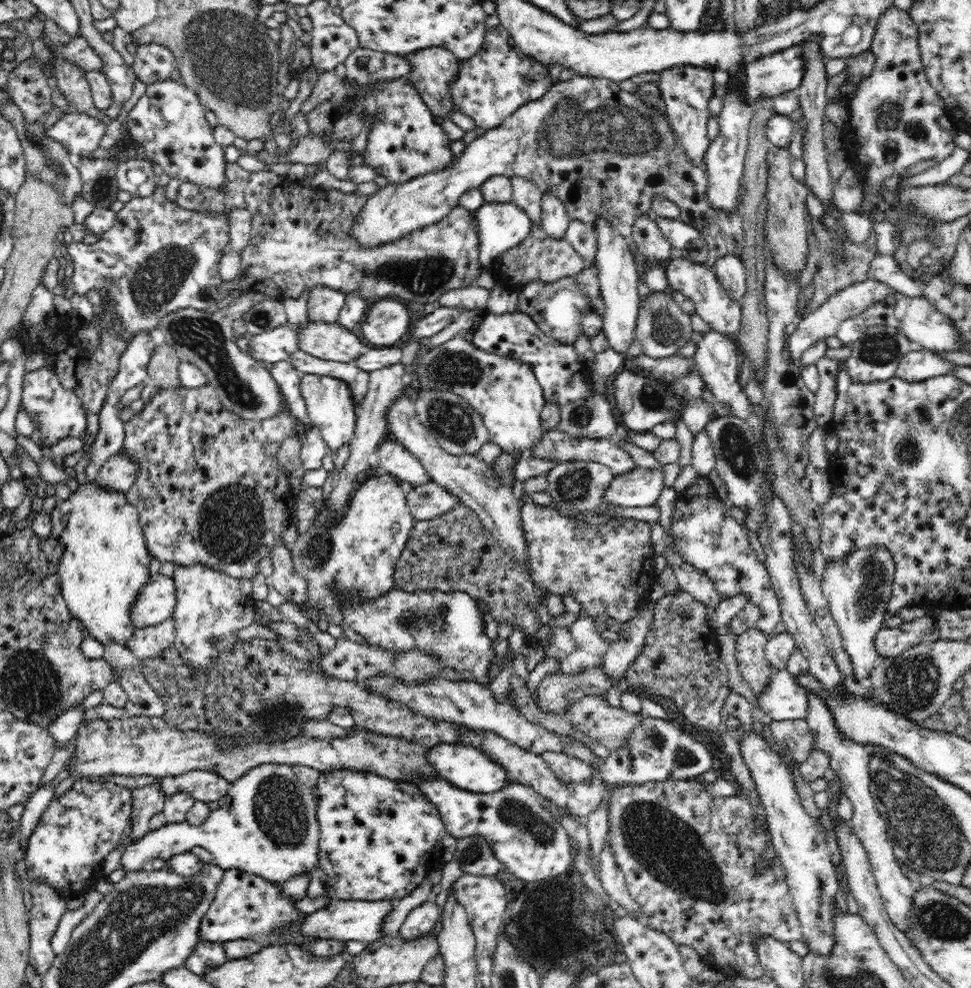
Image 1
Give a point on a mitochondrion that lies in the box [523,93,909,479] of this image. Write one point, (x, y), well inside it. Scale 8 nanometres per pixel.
(881, 349)

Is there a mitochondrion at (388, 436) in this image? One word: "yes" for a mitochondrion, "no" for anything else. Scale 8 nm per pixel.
no

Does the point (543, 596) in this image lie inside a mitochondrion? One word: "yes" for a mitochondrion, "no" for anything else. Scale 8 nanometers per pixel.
no

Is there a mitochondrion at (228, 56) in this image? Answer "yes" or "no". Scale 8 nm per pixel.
yes

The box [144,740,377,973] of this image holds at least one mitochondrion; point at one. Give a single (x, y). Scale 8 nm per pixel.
(278, 803)

